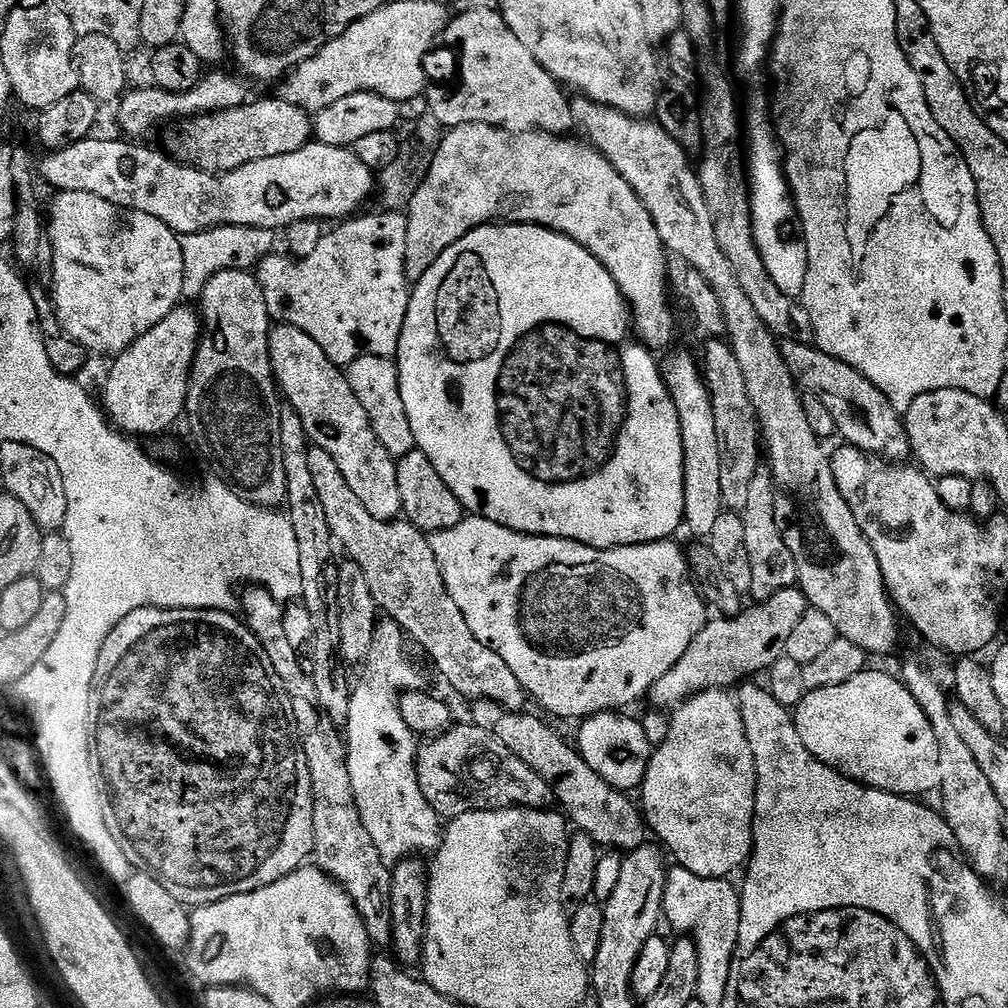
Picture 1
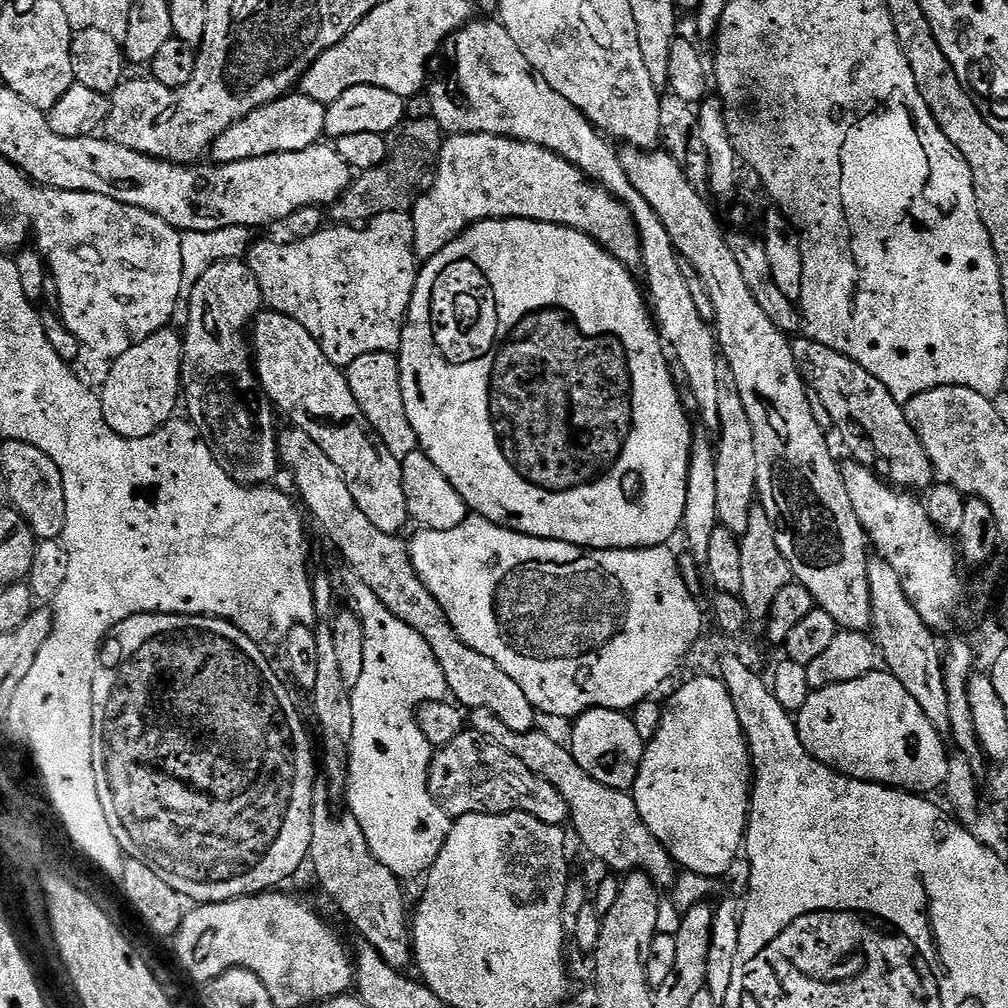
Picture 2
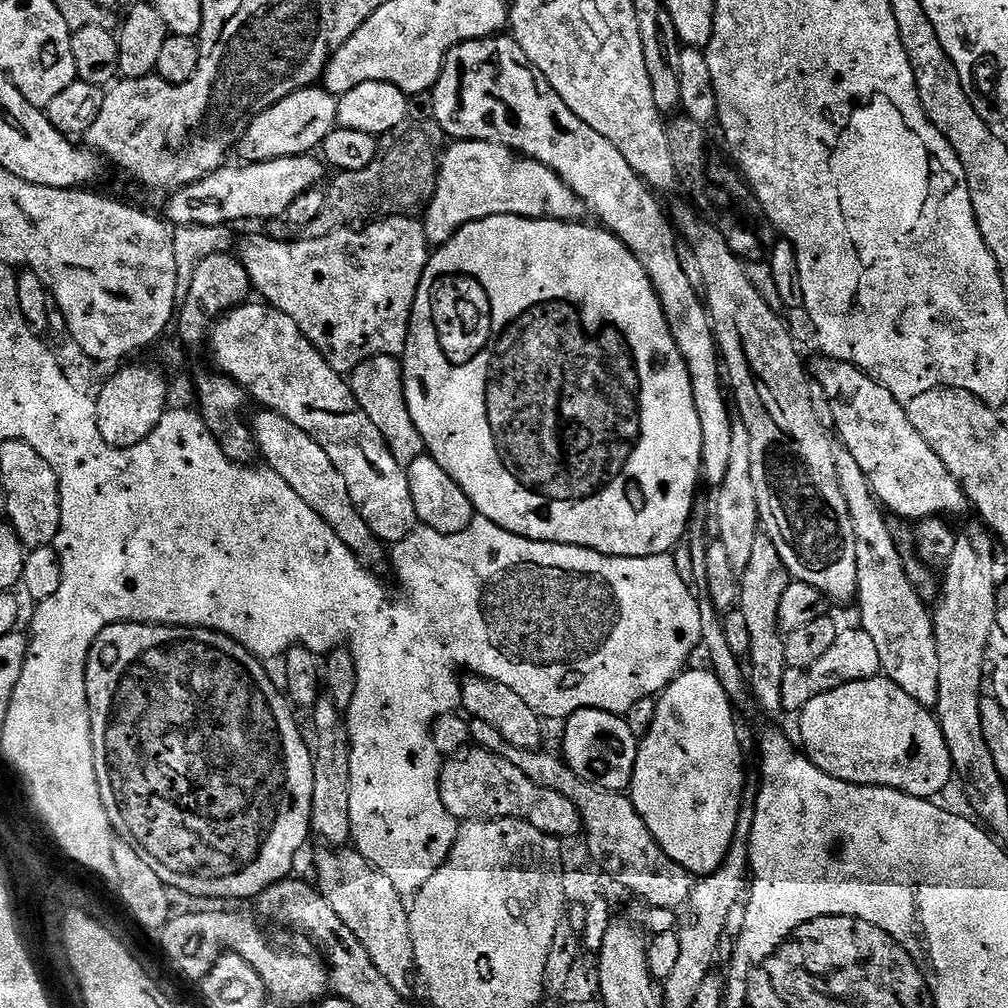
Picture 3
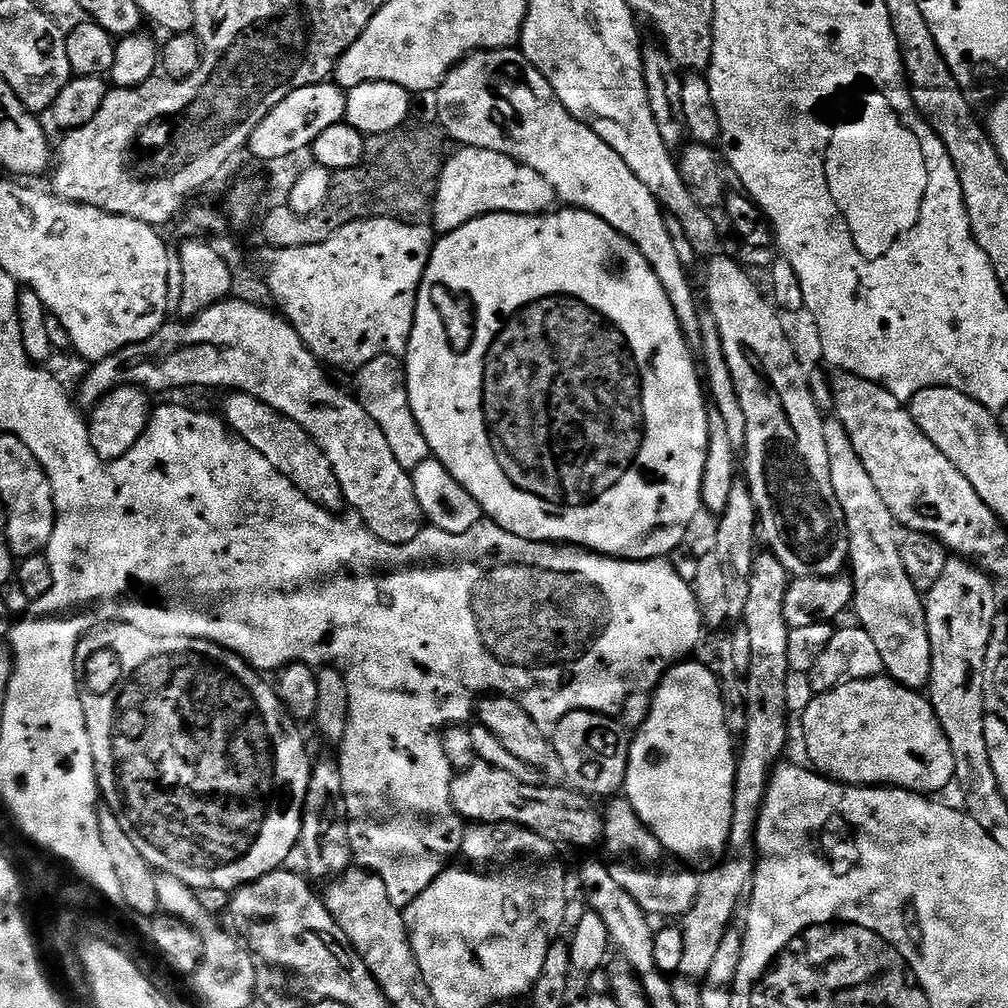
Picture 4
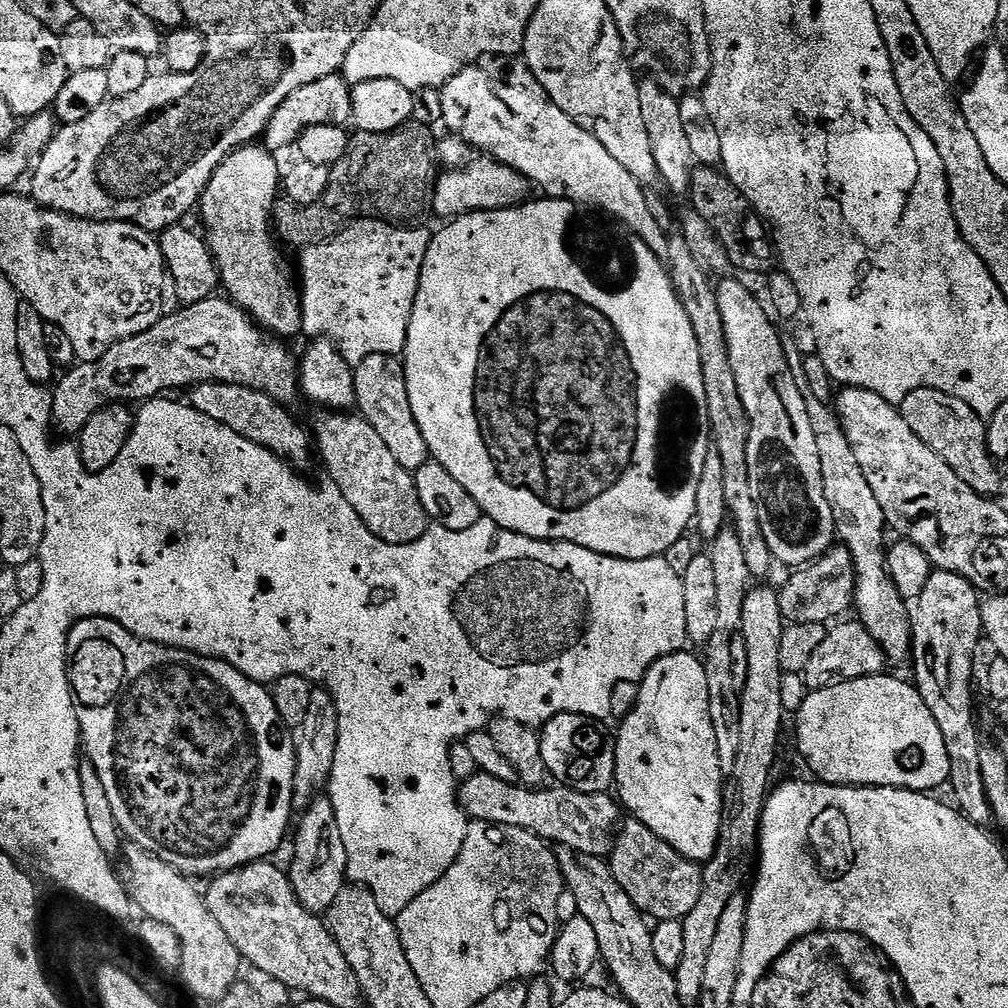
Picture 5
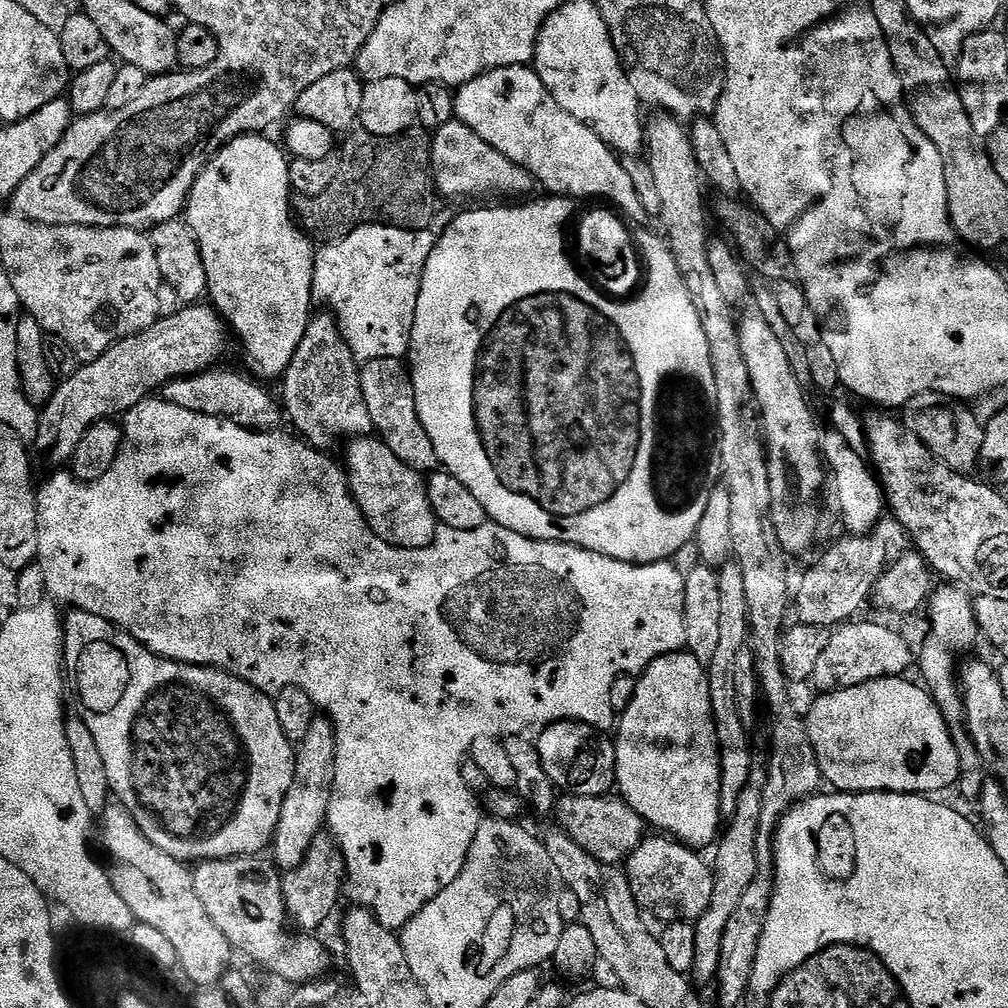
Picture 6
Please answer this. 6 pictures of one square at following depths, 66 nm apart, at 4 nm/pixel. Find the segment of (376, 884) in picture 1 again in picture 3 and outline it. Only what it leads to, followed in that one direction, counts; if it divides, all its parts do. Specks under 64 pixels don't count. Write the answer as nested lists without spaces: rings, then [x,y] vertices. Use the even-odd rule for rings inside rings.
[[[324,846],[316,856],[315,887],[330,902],[334,914],[346,922],[346,927],[354,933],[354,938],[366,946],[370,962],[398,990],[407,997],[412,988],[412,976],[417,975],[414,958],[414,942],[410,938],[408,921],[409,905],[405,897],[394,890],[394,882],[386,878],[368,859],[352,846]]]

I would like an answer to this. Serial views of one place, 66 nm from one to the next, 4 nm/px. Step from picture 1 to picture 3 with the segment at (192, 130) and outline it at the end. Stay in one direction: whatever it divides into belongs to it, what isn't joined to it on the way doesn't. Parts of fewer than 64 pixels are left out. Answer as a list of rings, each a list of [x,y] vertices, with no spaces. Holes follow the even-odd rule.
[[[320,86],[299,88],[294,94],[282,98],[282,102],[248,121],[238,140],[238,148],[244,151],[243,159],[249,164],[261,164],[267,160],[315,153],[337,127],[336,101],[337,97]]]

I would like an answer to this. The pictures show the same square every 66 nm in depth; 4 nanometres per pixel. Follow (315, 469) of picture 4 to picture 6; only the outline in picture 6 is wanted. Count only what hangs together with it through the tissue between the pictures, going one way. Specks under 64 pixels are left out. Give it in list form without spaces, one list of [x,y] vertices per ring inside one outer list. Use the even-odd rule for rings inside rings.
[[[217,366],[208,369],[207,372],[199,372],[193,376],[183,376],[177,380],[171,380],[162,389],[162,398],[174,406],[182,406],[182,410],[194,410],[198,414],[207,416],[223,416],[225,420],[233,420],[247,428],[257,430],[272,430],[282,420],[282,408],[276,400],[267,392],[263,383],[257,382],[251,375],[243,371],[231,372],[225,366]]]

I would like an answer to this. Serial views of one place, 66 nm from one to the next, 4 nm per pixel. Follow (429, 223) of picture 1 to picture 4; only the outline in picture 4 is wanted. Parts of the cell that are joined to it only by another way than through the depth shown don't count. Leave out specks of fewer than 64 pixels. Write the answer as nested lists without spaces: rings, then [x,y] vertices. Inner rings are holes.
[[[461,147],[447,157],[438,182],[436,201],[432,204],[432,219],[435,231],[447,234],[458,230],[466,222],[492,212],[509,212],[523,216],[539,216],[553,211],[558,197],[556,191],[530,166],[519,164],[506,154],[494,150]]]

